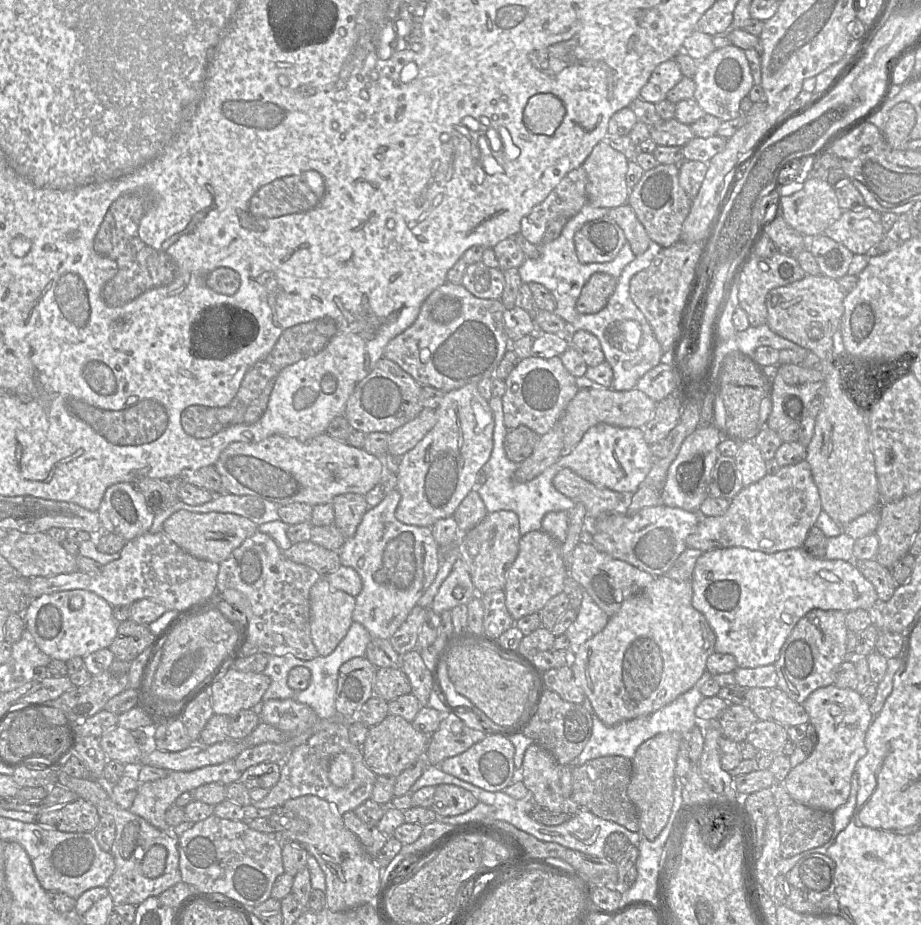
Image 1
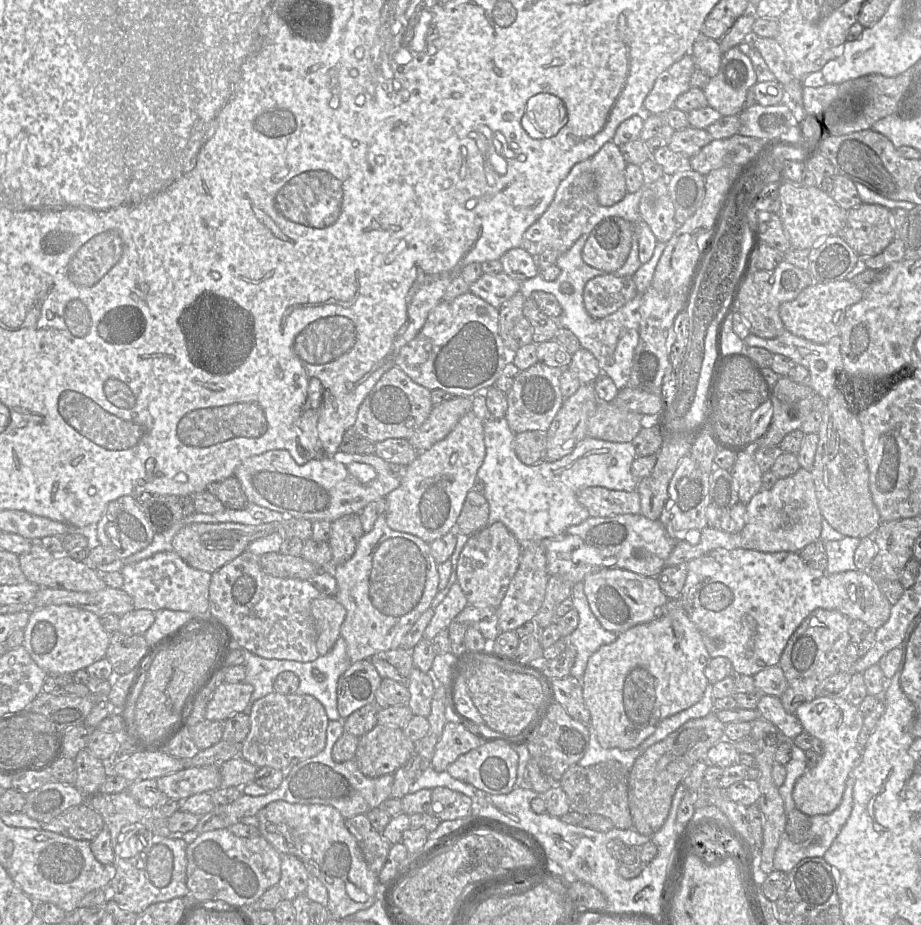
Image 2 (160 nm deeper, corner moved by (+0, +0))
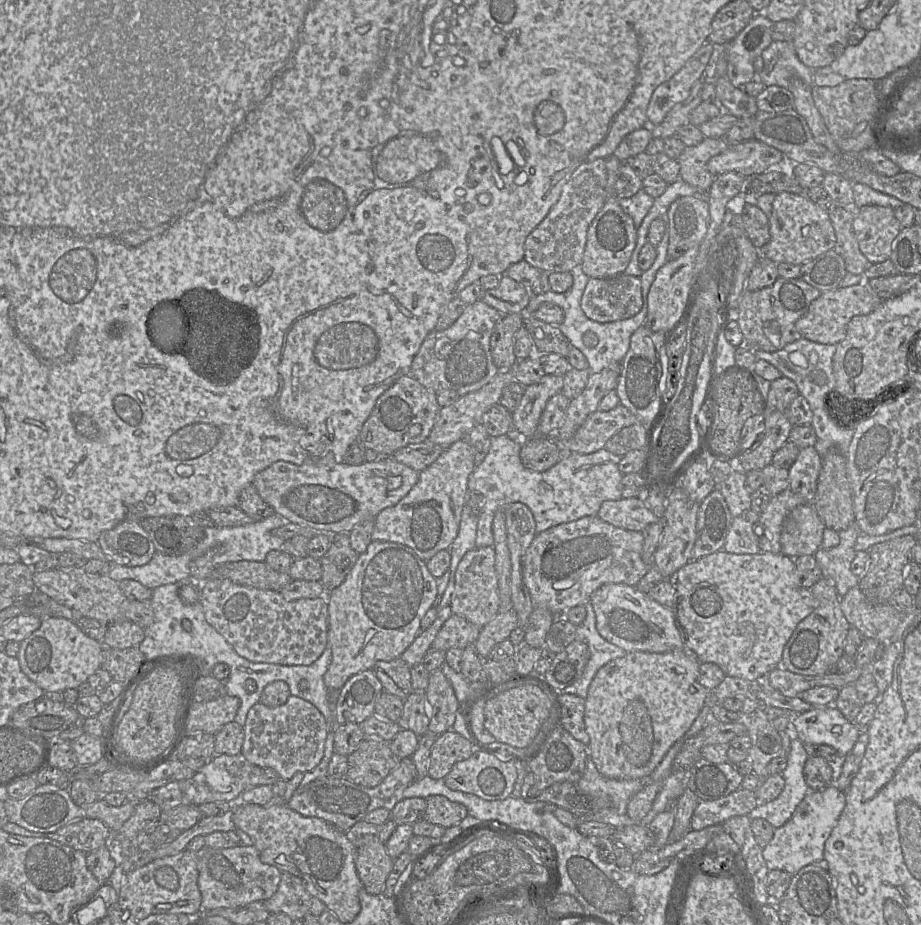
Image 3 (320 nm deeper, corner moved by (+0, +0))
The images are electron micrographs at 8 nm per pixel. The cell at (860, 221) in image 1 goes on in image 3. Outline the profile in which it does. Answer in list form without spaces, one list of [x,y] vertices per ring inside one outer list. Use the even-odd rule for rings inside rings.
[[[866,205],[855,209],[853,230],[863,255],[872,263],[881,263],[890,259],[892,243],[902,227],[894,215],[894,209],[880,205]]]

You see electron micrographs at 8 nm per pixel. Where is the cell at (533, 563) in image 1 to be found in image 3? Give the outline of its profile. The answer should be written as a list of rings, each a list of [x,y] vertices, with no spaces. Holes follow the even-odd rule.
[[[513,609],[507,612],[499,612],[481,629],[474,643],[476,652],[482,659],[489,659],[494,646],[509,638],[511,632],[517,627],[517,616]]]

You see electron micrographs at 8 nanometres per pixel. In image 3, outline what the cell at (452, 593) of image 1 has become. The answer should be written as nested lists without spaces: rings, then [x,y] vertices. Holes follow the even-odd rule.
[[[450,605],[439,610],[432,625],[424,632],[419,633],[411,645],[402,653],[401,658],[410,668],[415,664],[422,663],[441,627],[452,615]]]

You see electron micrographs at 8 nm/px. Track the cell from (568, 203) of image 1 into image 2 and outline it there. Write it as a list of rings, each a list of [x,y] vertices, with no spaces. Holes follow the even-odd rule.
[[[587,159],[575,164],[567,177],[560,182],[551,204],[524,233],[522,247],[532,256],[546,249],[554,249],[560,254],[566,252],[582,235],[589,218],[599,205],[592,162]]]

